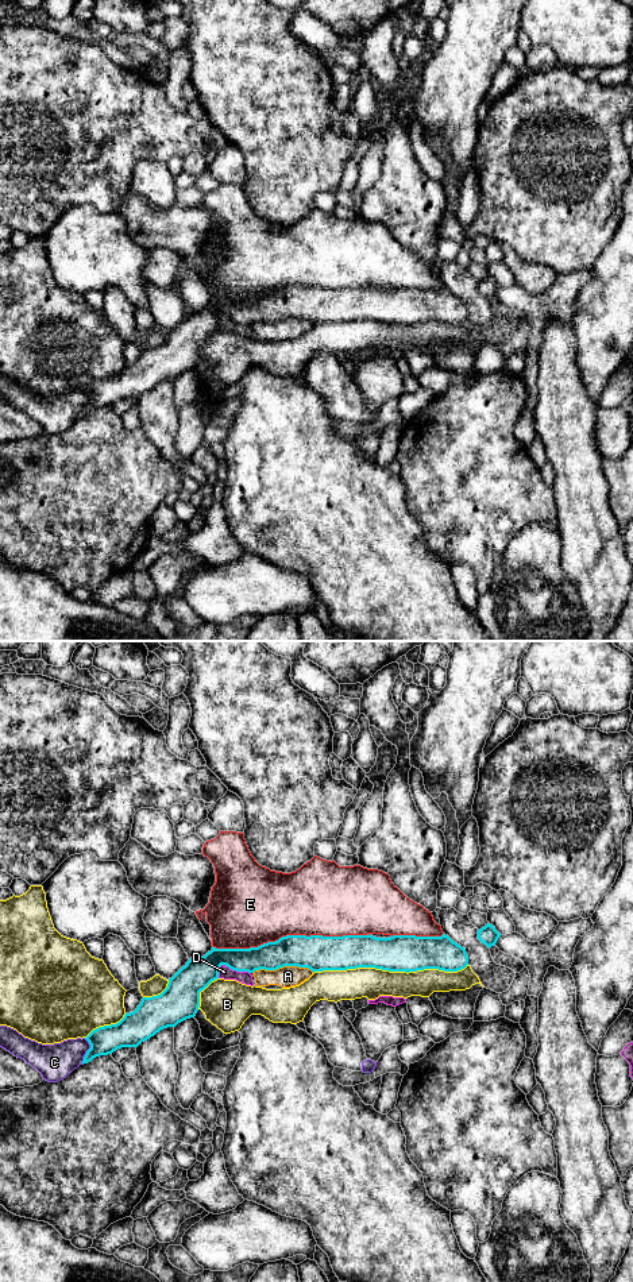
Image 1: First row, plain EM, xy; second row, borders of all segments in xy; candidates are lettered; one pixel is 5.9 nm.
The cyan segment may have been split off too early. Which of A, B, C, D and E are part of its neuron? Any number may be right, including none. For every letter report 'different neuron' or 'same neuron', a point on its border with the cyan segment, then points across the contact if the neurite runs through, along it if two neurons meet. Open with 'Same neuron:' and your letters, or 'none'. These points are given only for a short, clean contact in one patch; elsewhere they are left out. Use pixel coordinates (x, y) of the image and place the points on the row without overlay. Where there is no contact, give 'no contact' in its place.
Same neuron: none
A: different neuron; contact xy (284, 317); border xy (253, 324), (284, 319), (307, 319), (313, 324)
B: different neuron; contact xy (390, 323)
C: different neuron; contact xy (87, 404)
D: different neuron; contact xy (234, 321)
E: different neuron; contact xy (289, 288)

